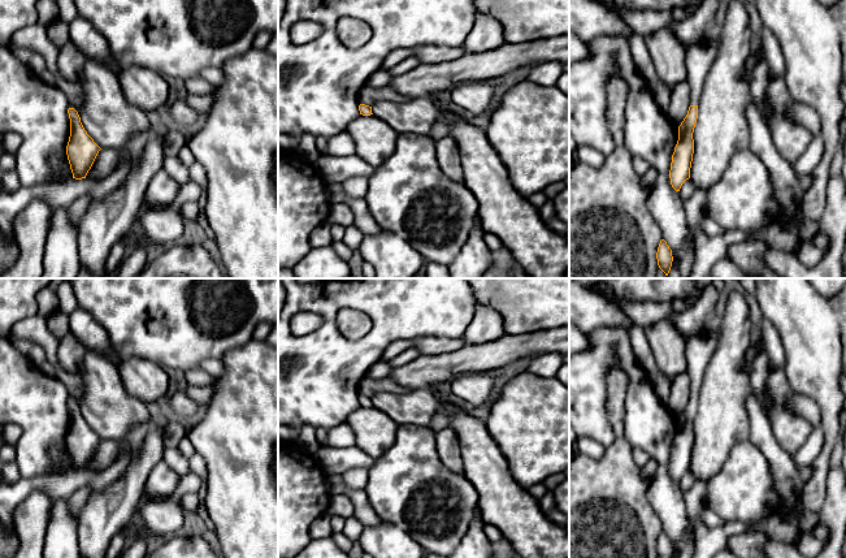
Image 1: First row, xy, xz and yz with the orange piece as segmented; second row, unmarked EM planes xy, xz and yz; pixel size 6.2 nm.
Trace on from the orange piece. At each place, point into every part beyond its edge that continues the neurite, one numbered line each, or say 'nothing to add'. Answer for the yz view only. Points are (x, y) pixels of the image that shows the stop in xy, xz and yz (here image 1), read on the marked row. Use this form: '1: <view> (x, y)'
1: yz (698, 59)

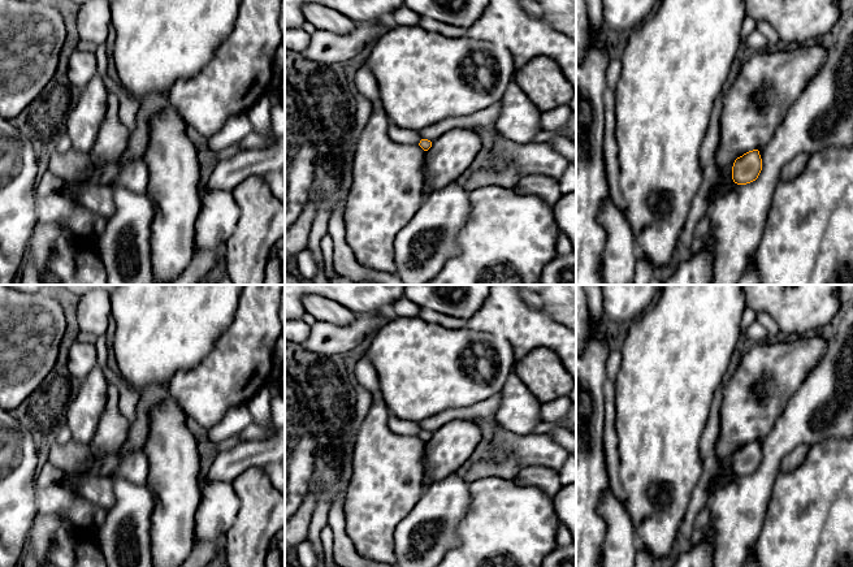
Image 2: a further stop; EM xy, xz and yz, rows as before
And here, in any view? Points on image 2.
nothing to add

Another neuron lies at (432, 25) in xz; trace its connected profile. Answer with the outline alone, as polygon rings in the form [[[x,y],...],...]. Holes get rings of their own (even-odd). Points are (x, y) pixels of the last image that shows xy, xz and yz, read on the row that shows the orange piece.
[[[420,17],[419,26],[426,31],[438,33],[450,38],[467,36],[467,29],[442,23],[434,18]]]

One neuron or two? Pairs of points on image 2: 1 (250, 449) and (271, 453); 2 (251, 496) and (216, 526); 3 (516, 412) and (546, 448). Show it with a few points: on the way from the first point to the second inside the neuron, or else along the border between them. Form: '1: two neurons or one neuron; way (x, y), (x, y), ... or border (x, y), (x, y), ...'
1: one neuron; way (255, 453), (265, 453)
2: two neurons; border (232, 483), (239, 501), (239, 513), (225, 532)
3: two neurons; border (499, 424), (516, 433), (529, 433)

